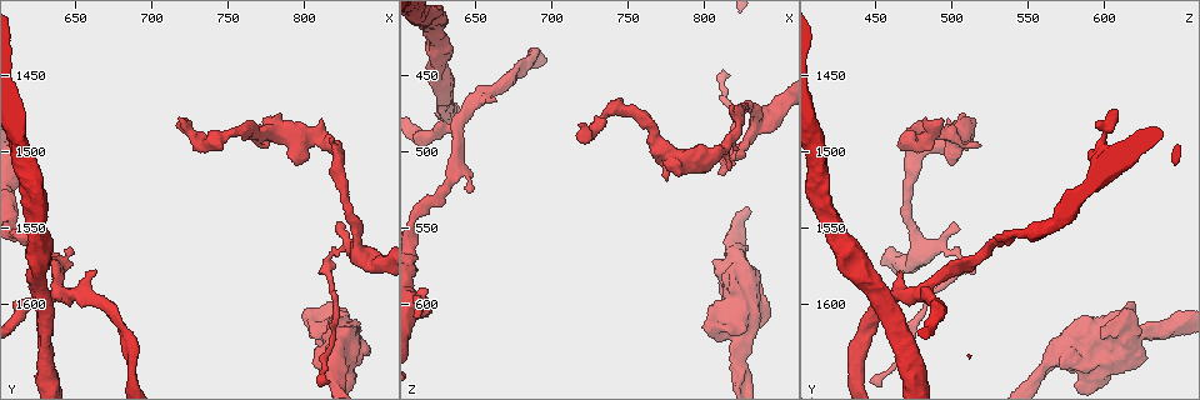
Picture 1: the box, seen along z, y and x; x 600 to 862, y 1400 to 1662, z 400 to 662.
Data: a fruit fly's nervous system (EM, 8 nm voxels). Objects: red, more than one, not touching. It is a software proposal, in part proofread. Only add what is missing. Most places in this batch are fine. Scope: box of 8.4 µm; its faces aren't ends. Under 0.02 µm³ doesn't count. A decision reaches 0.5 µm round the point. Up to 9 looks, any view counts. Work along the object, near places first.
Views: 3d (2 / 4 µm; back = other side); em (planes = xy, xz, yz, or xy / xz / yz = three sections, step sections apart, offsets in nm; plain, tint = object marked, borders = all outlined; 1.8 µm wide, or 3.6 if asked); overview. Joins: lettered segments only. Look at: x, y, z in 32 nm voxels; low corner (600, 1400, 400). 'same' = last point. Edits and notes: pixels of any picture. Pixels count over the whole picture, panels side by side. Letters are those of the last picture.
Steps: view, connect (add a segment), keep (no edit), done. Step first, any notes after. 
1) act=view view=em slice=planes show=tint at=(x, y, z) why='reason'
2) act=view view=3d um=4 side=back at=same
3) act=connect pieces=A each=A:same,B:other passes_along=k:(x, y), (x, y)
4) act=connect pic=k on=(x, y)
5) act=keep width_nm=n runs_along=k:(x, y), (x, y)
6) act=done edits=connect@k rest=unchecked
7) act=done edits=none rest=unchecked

act=view view=3d um=4 at=(718, 1478, 482) why='long arm stops here'

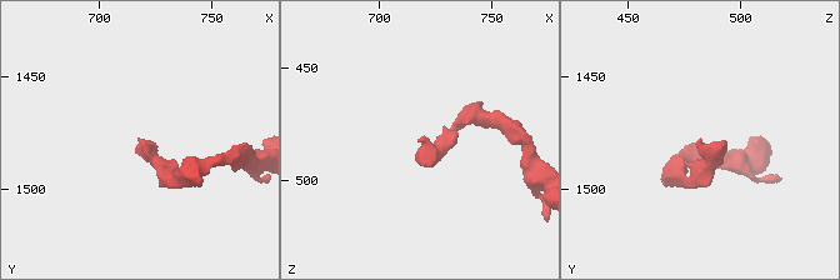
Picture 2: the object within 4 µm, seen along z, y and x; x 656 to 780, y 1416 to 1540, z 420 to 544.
act=view view=em slice=planes show=borders at=(718, 1477, 482) why='now the EM'

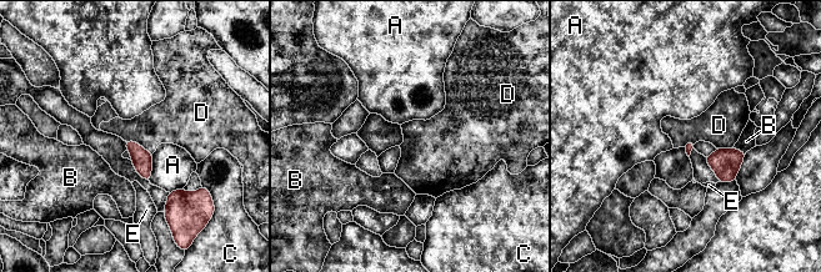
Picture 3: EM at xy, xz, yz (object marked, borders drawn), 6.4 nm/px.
act=keep longest_contact=D:200nm each=A:other,B:other,C:other,D:other,E:other border=3:(125, 140), (138, 142), (151, 154) found='none of them fits'

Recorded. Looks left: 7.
act=view view=3d um=4 at=(820, 1552, 502) why='branch stops here'

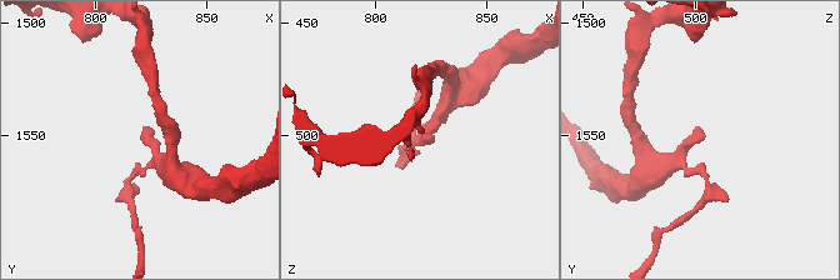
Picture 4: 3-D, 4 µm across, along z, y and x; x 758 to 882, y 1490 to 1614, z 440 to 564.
act=view view=em slice=yz step=4 show=borders at=(821, 1550, 504) why='need the tissue'

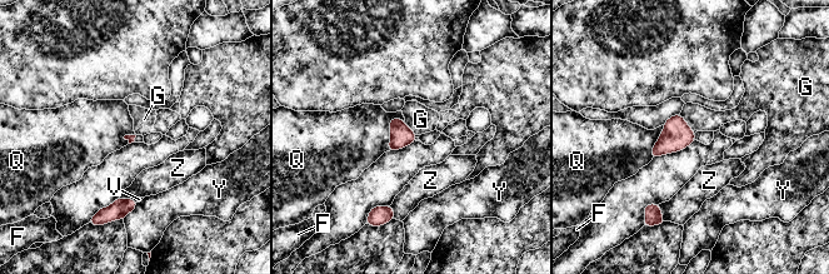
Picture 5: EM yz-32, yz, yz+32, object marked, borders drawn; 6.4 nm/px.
act=keep each=F:other,G:other,Q:other,V:other,Y:other,Z:other border=5:(398, 116), (389, 123), (388, 150) found='no lettered segment goes on from it'

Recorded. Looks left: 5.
act=view view=3d um=4 at=(822, 1632, 574) why='sudden change in width'

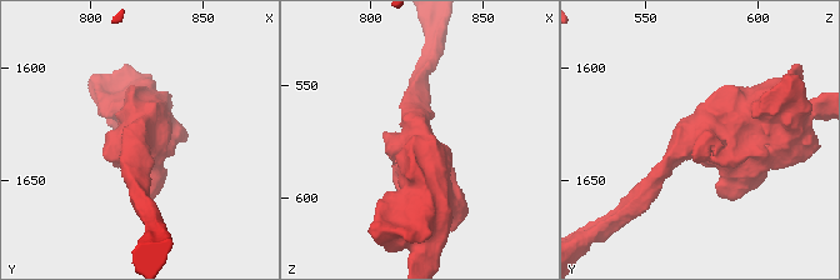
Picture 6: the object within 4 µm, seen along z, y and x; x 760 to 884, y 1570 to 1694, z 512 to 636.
act=view view=em slice=planes show=borders at=(821, 1633, 573)

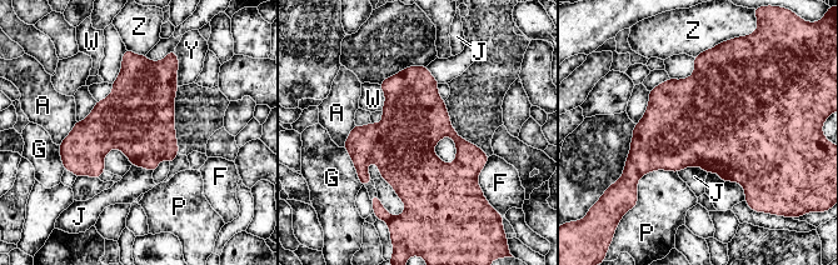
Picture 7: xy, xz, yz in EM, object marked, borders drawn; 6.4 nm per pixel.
act=keep width_nm=420 each=A:other,F:other,G:other,J:other,P:other,W:other,Y:other,Z:other border=7:(678, 171), (699, 166), (707, 174) found='no lettered segment goes on from it'

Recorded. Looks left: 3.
act=view view=em slice=xz step=4 show=tint at=(636, 1588, 482) why='sharp bend'

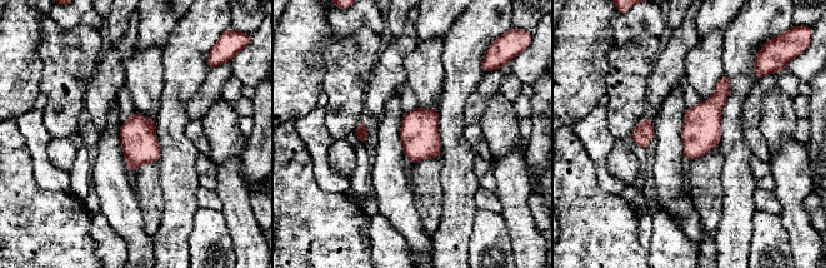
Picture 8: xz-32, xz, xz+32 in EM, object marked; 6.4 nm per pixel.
act=view view=em slice=planes show=borders at=same why='cut it another way'

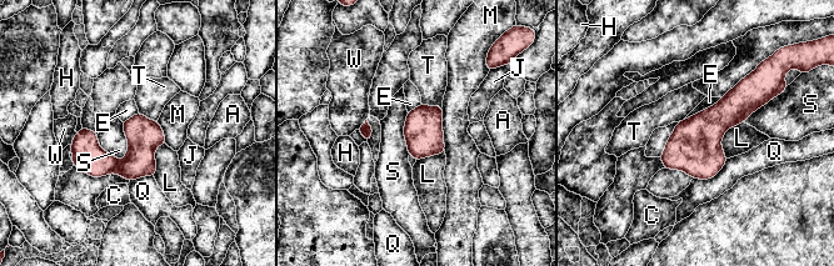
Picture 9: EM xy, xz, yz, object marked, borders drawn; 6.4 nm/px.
act=keep longest_contact=M:280nm each=A:other,C:other,E:other,H:other,J:other,L:other,M:other,Q:other,S:other,T:other,W:other found='none of them fits'

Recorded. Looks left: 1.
act=done edits=none rest=unchecked

